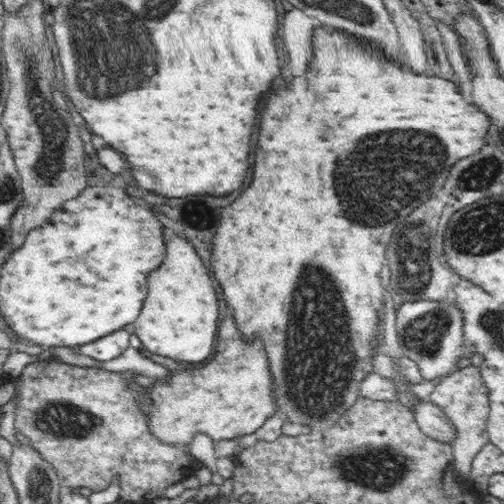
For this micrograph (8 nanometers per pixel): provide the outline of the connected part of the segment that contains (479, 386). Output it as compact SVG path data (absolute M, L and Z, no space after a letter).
M470 365L460 368L454 374L440 379L429 395L432 403L438 406L455 426L456 436L452 440L452 449L454 449L454 458L456 459L454 476L458 479L458 485L462 486L466 484L476 454L489 443L489 434L487 433L487 420L490 413L488 387L485 386L484 380L480 376L480 366Z

